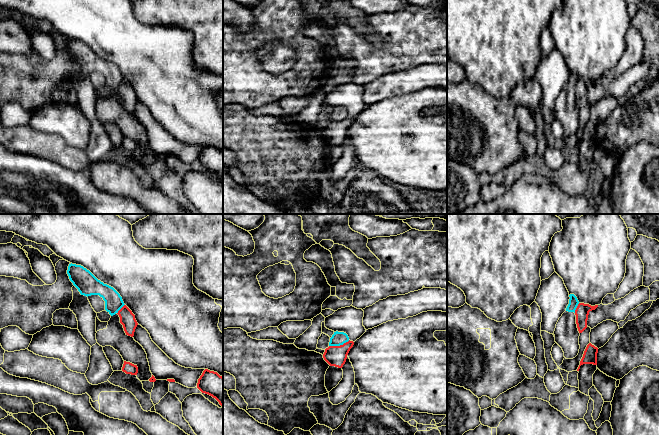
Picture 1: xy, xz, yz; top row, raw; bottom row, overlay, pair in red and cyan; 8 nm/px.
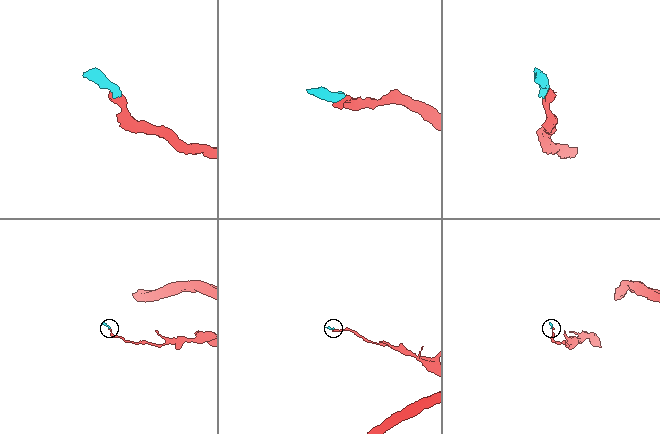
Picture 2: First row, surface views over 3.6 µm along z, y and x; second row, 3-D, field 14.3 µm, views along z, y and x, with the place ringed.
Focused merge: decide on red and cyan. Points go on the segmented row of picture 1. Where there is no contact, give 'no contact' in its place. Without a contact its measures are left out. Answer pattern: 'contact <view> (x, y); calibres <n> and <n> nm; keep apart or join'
contact xz (340, 345); calibres 160 and 110 nm; keep apart

